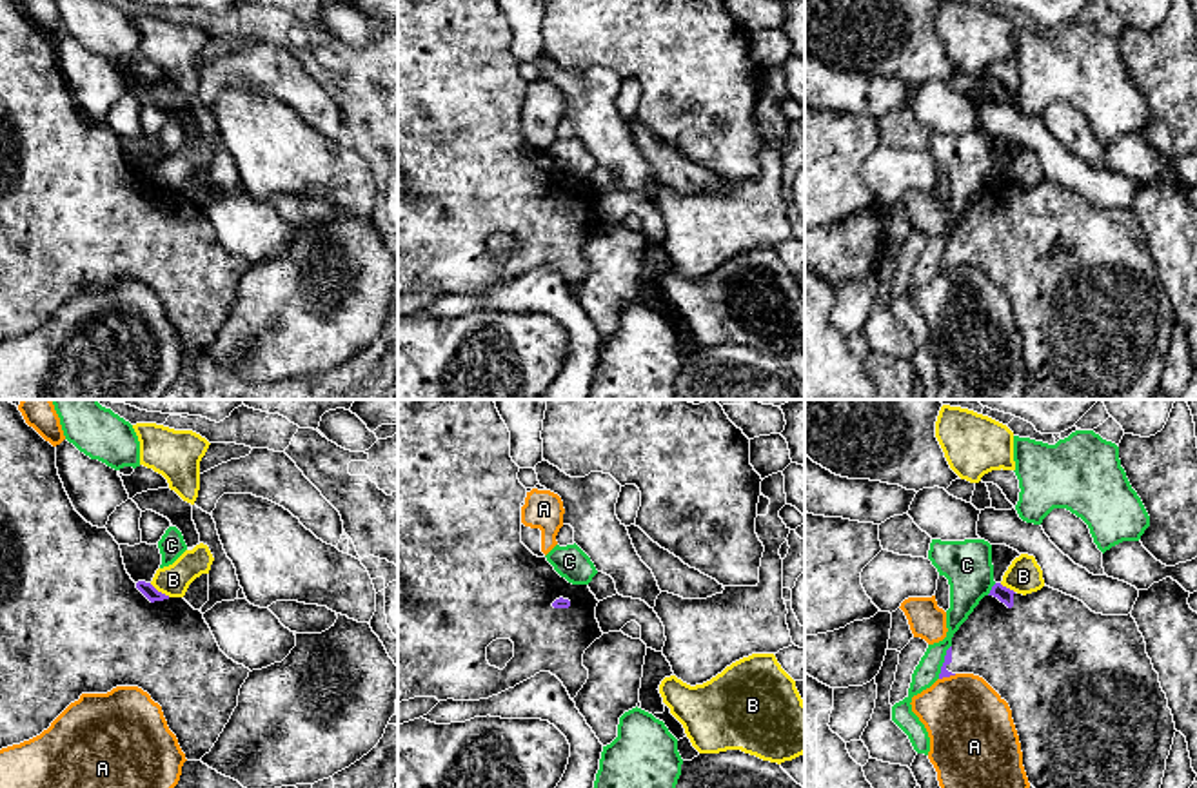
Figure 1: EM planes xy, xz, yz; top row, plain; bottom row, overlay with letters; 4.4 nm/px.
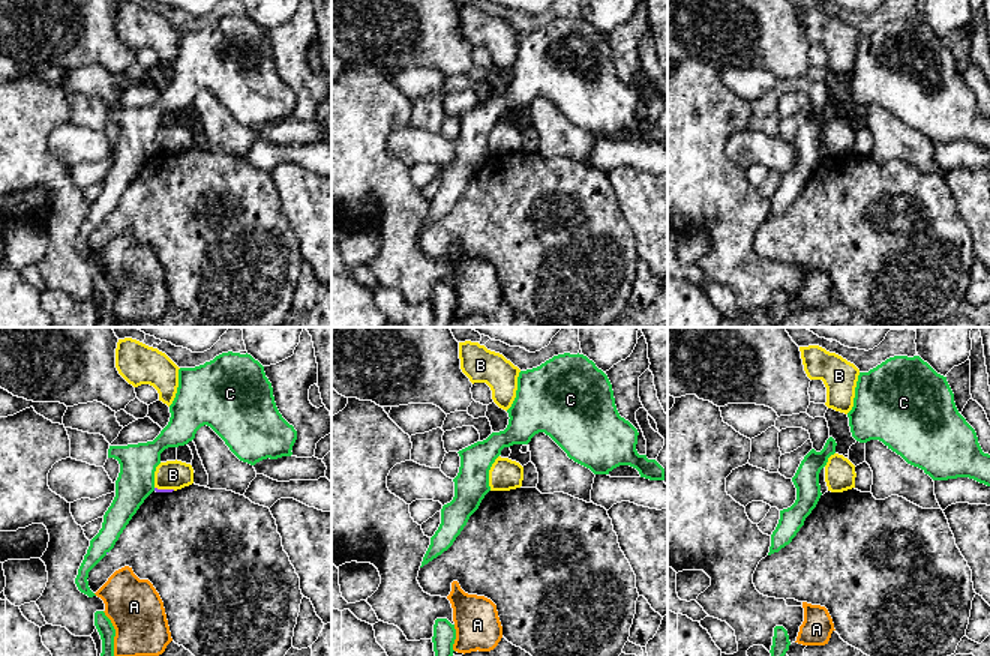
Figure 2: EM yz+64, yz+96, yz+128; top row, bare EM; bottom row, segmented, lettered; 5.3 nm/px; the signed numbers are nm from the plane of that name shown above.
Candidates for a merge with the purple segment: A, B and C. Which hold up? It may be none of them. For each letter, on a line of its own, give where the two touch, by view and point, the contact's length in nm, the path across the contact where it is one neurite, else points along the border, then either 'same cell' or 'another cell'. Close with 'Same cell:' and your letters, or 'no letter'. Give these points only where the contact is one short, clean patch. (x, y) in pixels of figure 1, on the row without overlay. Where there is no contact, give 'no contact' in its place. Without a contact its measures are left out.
A: contact yz (947, 269); length 80 nm; border yz (956, 267), (939, 273); another cell
B: contact xy (160, 186); length 110 nm; border xy (149, 177), (169, 189); another cell
C: contact yz (945, 255); length 160 nm; another cell
Same cell: no letter

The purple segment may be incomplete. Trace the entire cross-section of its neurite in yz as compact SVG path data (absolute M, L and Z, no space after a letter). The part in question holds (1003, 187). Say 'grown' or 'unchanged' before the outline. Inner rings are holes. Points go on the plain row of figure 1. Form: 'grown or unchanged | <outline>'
grown | M995 176L988 189L984 189L968 212L959 220L952 231L952 240L946 243L939 272L955 267L974 267L983 271L1012 303L1012 312L1019 329L1023 360L1028 376L1052 399L1150 399L1161 385L1166 352L1170 349L1175 316L1168 301L1166 287L1161 281L1159 267L1153 263L1152 252L1146 247L1146 236L1132 207L1128 209L1103 209L1092 205L1083 194L1066 189L1050 180L1043 180L1032 187L1017 187L1001 176Z

